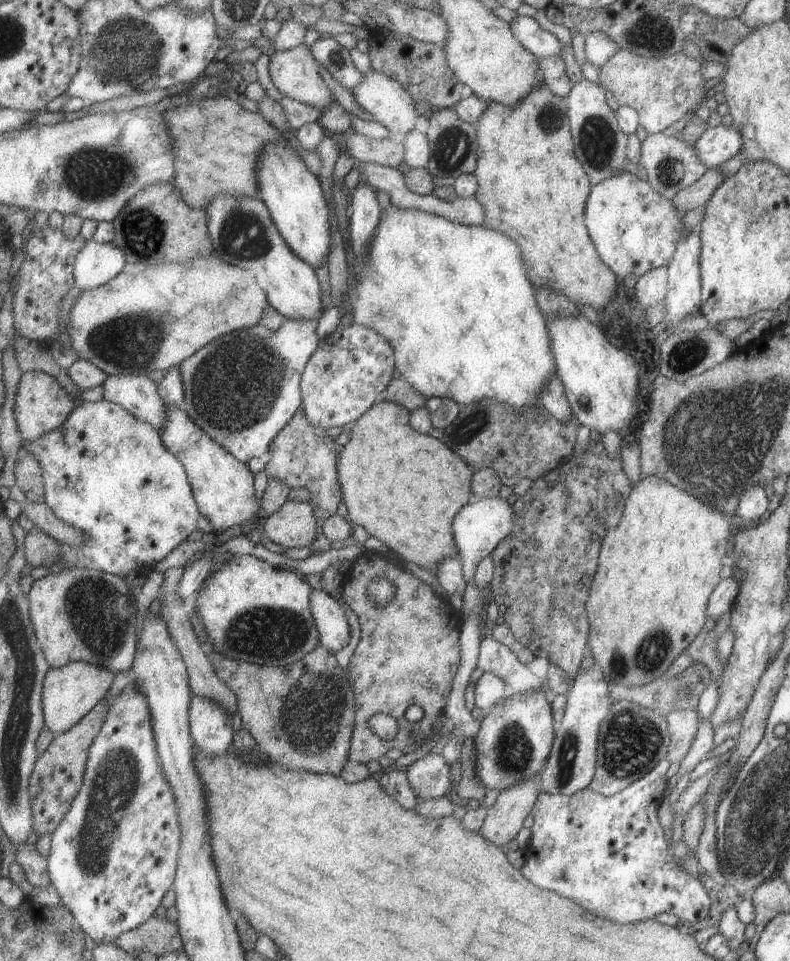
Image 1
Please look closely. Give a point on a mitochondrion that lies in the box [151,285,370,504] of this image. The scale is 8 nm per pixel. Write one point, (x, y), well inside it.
(226, 384)

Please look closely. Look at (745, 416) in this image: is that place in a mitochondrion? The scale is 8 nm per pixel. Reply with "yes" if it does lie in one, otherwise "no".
yes

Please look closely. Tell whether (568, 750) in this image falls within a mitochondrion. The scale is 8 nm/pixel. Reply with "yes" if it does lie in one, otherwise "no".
yes

